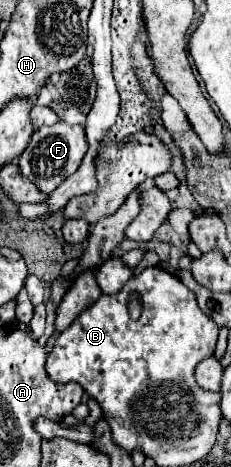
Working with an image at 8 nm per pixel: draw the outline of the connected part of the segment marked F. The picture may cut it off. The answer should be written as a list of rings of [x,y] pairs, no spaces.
[[[60,121],[52,127],[34,131],[32,141],[20,155],[18,165],[20,165],[22,175],[30,179],[34,185],[38,185],[42,193],[52,193],[52,189],[56,189],[60,181],[64,181],[64,177],[72,175],[80,167],[86,151],[88,151],[88,141],[86,141],[82,125],[68,125]]]

